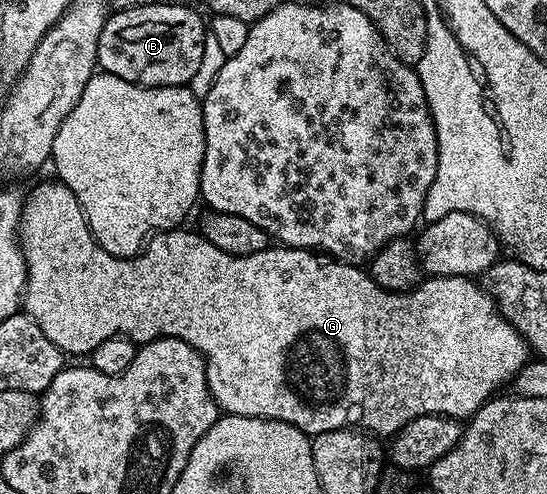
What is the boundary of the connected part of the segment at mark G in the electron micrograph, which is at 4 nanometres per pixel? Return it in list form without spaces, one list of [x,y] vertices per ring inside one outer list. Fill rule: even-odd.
[[[56,179],[41,181],[32,192],[28,192],[21,212],[21,250],[25,252],[27,267],[24,312],[33,317],[35,323],[39,323],[43,335],[47,335],[47,339],[51,339],[51,343],[55,343],[62,354],[92,354],[93,349],[103,343],[103,339],[112,337],[127,337],[138,343],[154,341],[160,337],[178,337],[195,347],[195,351],[199,351],[205,358],[207,385],[217,401],[218,410],[226,414],[291,423],[299,427],[299,431],[310,435],[344,429],[346,426],[360,426],[362,430],[373,435],[393,435],[407,423],[423,415],[436,413],[442,417],[468,419],[477,412],[479,406],[484,405],[500,390],[497,388],[504,381],[505,384],[512,382],[515,374],[531,361],[531,350],[525,338],[519,335],[519,331],[515,331],[515,327],[511,327],[509,320],[498,311],[493,296],[486,288],[481,286],[480,289],[476,280],[468,277],[429,277],[422,280],[410,293],[388,293],[369,278],[364,268],[338,261],[328,255],[318,256],[308,249],[288,247],[270,247],[255,251],[255,255],[227,255],[227,251],[219,251],[219,247],[202,237],[200,232],[188,233],[185,227],[167,229],[164,233],[150,236],[144,250],[135,257],[112,257],[107,251],[103,251],[103,247],[99,247],[99,243],[91,235],[85,210],[81,208],[79,199],[75,199],[73,192]]]

